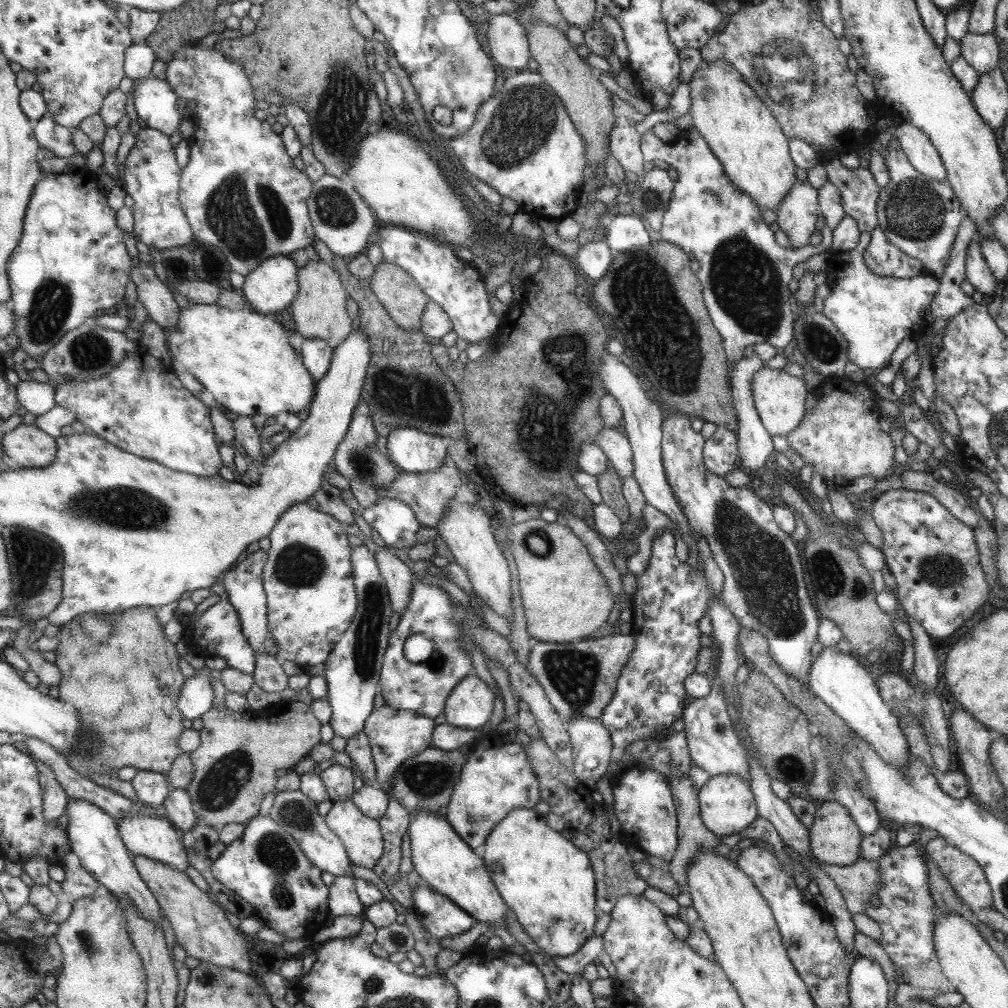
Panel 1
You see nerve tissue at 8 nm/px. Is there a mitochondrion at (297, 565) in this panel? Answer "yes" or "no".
yes

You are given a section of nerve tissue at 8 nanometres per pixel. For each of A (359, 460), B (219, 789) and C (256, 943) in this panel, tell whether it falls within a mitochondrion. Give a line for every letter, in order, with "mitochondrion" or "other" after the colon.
A: mitochondrion
B: mitochondrion
C: other

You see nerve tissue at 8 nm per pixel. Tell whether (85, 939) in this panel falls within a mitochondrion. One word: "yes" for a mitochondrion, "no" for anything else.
yes

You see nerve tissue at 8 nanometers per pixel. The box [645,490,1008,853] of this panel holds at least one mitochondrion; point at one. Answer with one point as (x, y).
(764, 569)

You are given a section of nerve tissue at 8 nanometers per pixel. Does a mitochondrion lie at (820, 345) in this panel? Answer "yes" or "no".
yes

